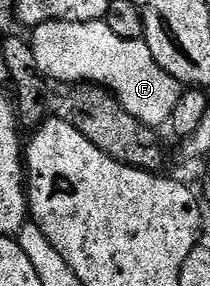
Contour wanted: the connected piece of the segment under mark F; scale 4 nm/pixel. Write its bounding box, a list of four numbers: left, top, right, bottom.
[31,20,182,126]

